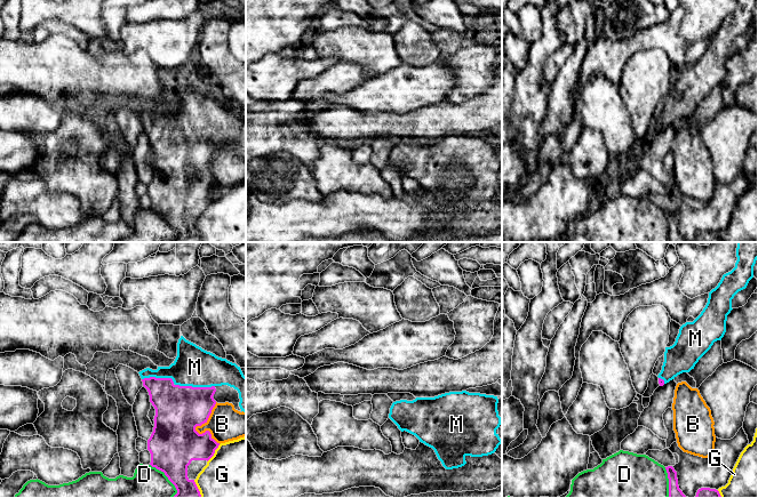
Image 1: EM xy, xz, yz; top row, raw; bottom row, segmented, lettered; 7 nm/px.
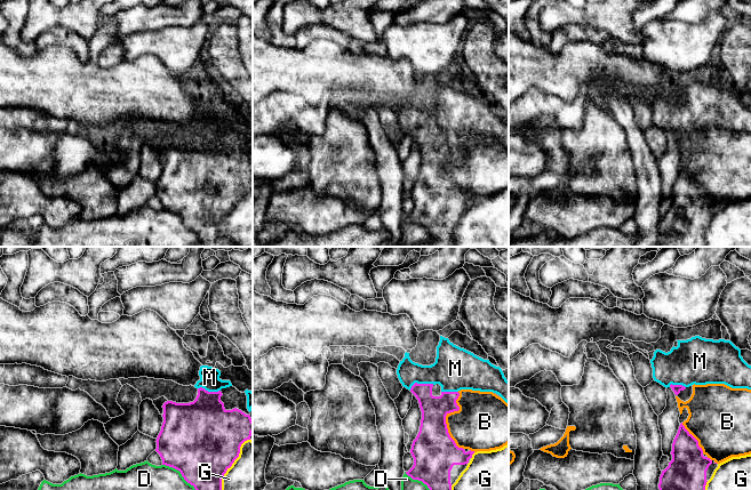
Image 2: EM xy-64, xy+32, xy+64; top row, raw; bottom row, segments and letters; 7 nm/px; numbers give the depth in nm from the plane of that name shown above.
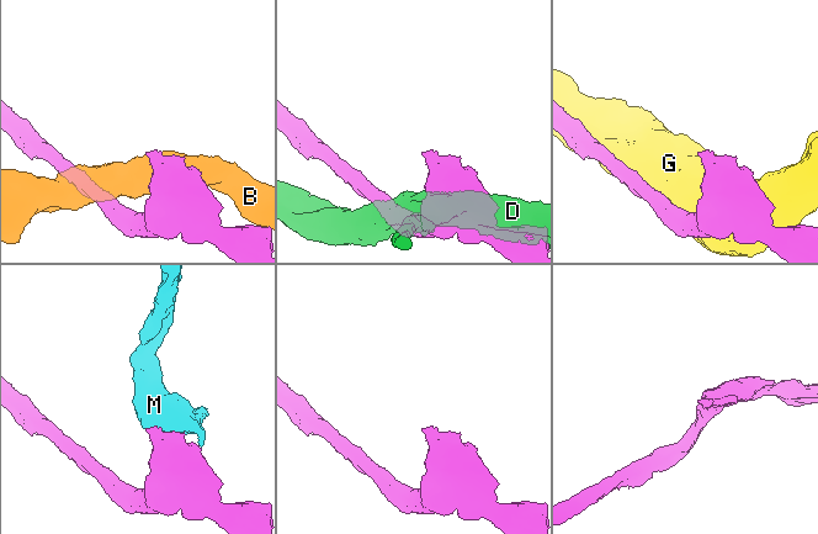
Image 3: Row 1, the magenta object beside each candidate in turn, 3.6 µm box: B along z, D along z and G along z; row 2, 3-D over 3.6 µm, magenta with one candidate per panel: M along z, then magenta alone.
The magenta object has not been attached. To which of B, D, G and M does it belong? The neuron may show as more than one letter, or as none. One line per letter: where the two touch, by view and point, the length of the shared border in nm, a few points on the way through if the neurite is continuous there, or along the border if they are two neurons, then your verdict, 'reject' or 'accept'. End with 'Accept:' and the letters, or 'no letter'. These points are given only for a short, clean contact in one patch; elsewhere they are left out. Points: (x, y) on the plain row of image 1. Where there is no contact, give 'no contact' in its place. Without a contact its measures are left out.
B: meets magenta in xy at (196, 170); contact 300 nm long; reject
D: meets magenta in xy at (168, 223); contact 280 nm long; reject
G: meets magenta in xy at (214, 197); contact 160 nm long; reject
M: meets magenta in xy at (177, 129); contact 500 nm long; runs through xy (178, 153), (177, 129), (194, 111); accept
Accept: M

